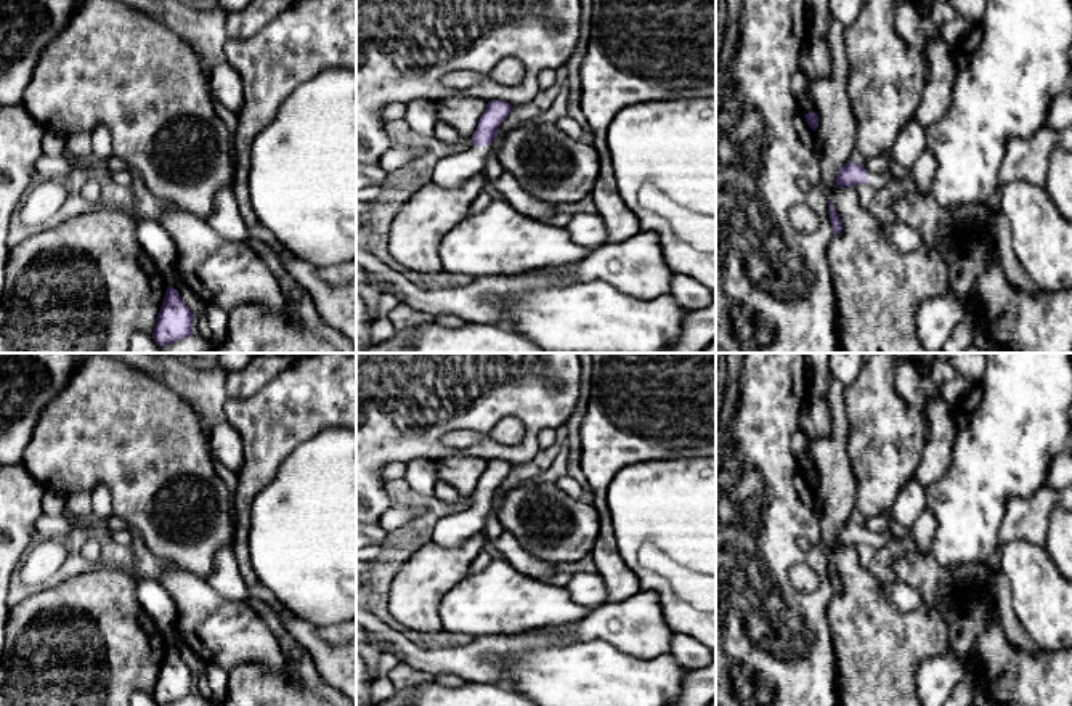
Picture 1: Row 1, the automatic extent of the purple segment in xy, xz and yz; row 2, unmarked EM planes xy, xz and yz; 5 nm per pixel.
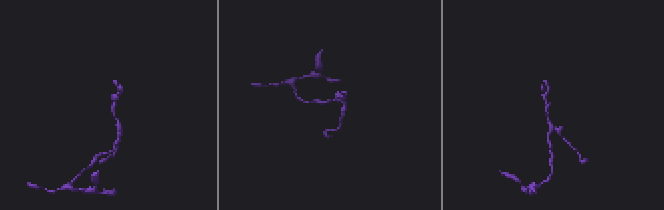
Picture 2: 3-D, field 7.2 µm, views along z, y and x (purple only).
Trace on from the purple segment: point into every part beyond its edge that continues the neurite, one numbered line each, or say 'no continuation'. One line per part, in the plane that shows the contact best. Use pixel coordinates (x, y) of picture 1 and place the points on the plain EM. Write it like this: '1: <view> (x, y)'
1: xz (451, 530)

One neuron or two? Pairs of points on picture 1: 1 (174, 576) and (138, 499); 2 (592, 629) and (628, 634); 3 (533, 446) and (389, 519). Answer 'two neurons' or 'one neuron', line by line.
1: two neurons
2: one neuron
3: two neurons

